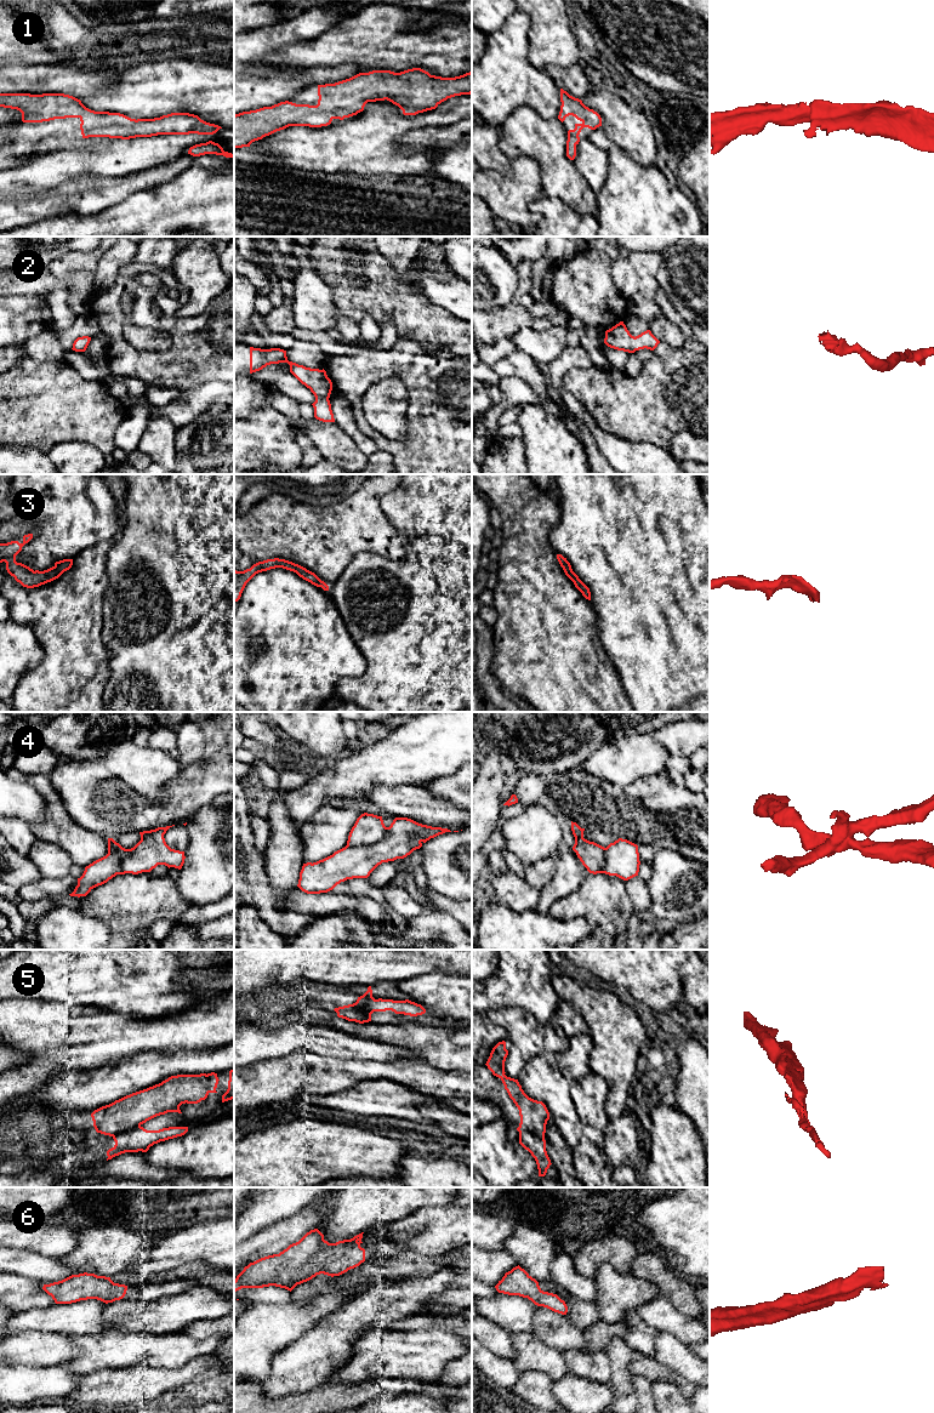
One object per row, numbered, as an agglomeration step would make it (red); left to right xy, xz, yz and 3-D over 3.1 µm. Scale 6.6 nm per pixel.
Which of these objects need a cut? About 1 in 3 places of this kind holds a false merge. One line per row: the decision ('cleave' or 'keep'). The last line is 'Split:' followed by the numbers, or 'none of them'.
1: keep
2: keep
3: keep
4: cleave
5: cleave
6: keep
Split: 4, 5

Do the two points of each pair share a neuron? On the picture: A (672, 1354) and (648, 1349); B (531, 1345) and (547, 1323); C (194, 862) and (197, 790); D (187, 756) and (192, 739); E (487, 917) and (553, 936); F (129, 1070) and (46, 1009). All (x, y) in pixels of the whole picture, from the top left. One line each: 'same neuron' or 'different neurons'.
A: different neurons
B: different neurons
C: different neurons
D: same neuron
E: same neuron
F: different neurons

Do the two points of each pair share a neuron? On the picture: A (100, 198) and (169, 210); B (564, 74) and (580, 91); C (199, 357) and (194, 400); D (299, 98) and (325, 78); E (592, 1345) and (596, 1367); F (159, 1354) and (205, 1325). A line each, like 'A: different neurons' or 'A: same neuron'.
A: different neurons
B: same neuron
C: different neurons
D: different neurons
E: different neurons
F: different neurons

